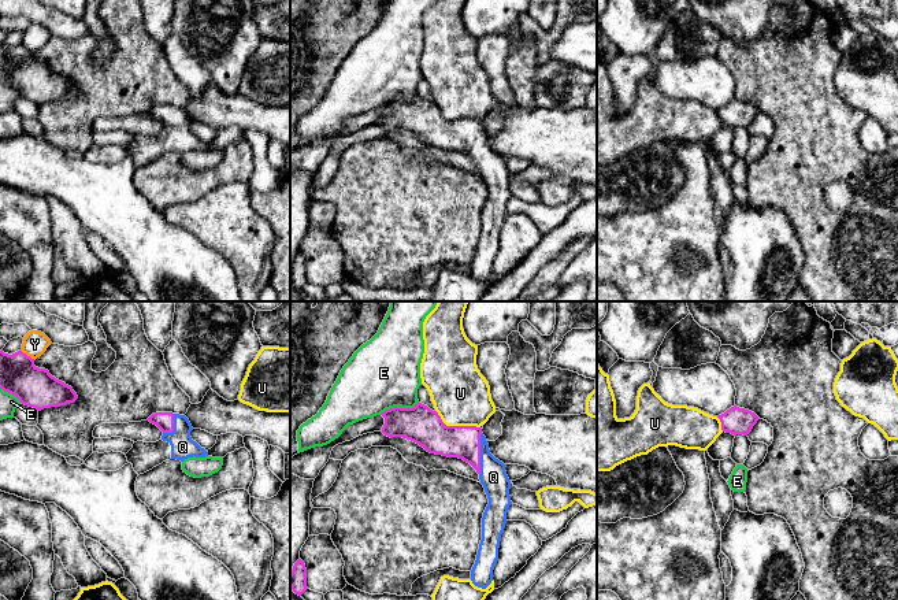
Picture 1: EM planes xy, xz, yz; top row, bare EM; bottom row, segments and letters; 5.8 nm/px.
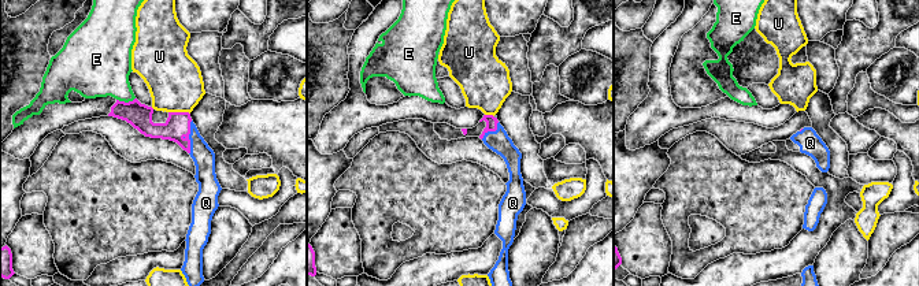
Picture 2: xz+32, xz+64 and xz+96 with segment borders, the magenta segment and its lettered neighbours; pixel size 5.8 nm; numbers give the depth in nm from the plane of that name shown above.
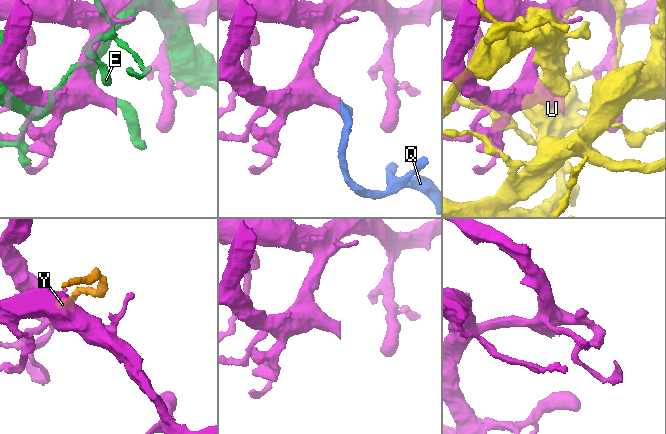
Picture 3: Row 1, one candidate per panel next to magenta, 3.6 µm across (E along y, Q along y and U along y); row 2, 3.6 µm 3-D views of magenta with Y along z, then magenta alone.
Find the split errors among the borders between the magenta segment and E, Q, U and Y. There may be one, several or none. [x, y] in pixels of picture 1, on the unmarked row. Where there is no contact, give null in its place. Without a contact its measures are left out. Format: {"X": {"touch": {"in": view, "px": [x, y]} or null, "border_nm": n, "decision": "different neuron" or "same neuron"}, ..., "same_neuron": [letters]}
{"E": {"touch": {"in": "xz", "px": [399, 100]}, "border_nm": 240, "decision": "different neuron"}, "Q": {"touch": {"in": "xz", "px": [479, 147]}, "border_nm": 240, "decision": "same neuron"}, "U": {"touch": {"in": "xz", "px": [456, 119]}, "border_nm": 280, "decision": "different neuron"}, "Y": {"touch": {"in": "xy", "px": [26, 48]}, "border_nm": 110, "decision": "different neuron"}, "same_neuron": ["Q"]}

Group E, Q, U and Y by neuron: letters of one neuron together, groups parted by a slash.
E / Q / U / Y

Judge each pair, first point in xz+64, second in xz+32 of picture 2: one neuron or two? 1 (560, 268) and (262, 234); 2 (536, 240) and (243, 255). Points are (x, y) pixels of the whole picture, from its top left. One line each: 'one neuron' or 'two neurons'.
1: two neurons
2: two neurons

